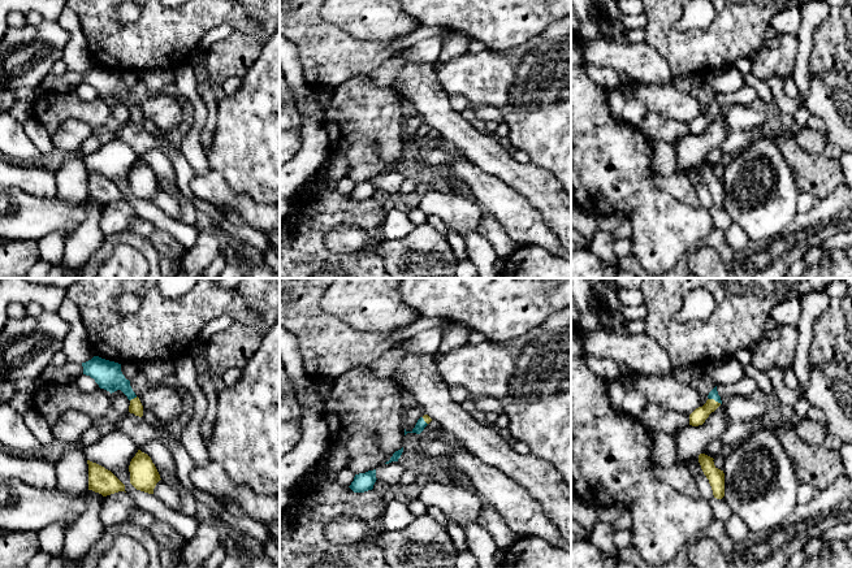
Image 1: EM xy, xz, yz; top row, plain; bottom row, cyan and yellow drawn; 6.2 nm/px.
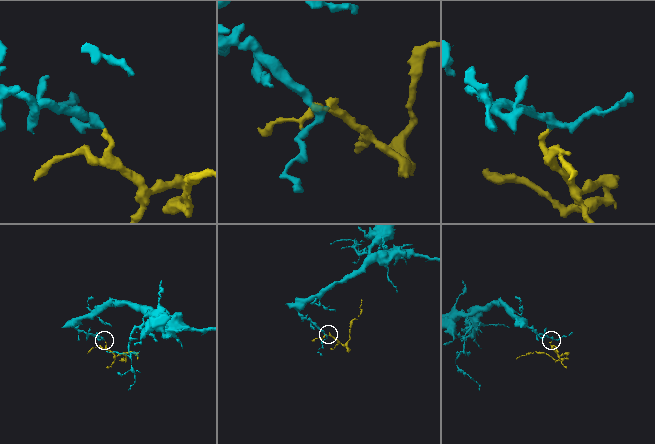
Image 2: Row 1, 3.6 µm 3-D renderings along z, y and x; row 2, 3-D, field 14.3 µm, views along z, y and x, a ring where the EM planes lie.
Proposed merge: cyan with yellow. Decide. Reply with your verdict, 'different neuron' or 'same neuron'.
same neuron

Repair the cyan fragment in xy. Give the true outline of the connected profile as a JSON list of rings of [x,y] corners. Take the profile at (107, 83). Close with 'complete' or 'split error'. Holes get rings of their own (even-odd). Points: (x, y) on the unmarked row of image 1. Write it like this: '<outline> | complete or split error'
[[[94,65],[82,71],[83,83],[95,88],[100,97],[111,103],[121,99],[130,109],[129,121],[135,125],[143,125],[143,114],[130,95],[130,90],[121,81],[121,73]]] | split error

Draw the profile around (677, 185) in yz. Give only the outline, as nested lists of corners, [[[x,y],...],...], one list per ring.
[[[676,172],[667,177],[654,174],[654,183],[659,190],[669,194],[678,201],[695,208],[700,207],[696,188],[682,172]]]

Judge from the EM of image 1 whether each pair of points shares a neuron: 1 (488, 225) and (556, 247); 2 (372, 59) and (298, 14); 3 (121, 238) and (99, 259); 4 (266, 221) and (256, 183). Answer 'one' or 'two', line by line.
1: two
2: one
3: one
4: two

